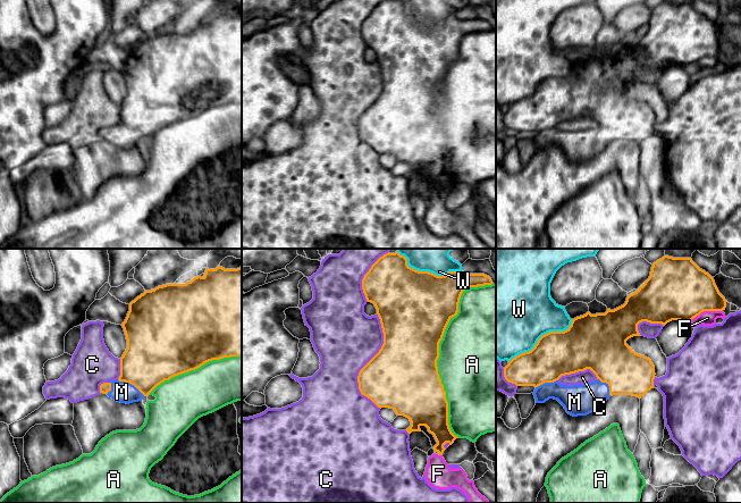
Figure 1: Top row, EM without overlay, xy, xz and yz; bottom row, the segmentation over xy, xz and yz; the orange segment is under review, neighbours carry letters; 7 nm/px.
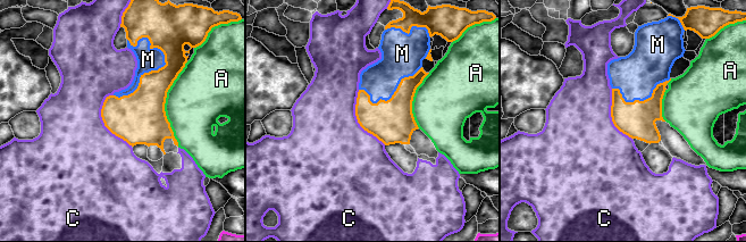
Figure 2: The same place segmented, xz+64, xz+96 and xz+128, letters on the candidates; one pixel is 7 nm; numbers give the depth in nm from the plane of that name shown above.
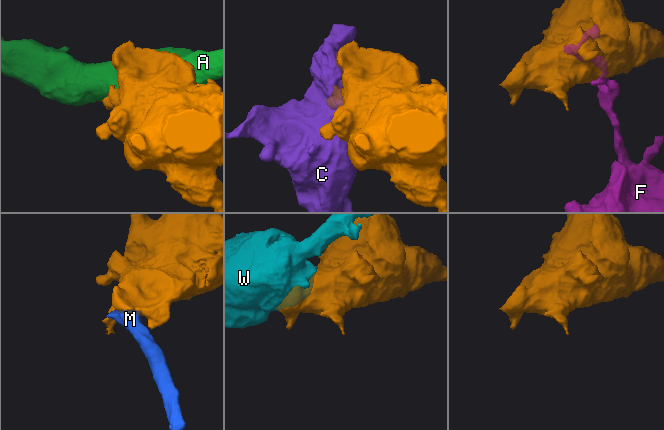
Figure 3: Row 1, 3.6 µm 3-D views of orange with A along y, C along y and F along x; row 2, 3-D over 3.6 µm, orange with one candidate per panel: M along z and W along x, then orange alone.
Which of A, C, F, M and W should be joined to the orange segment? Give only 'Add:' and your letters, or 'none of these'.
Add: M

